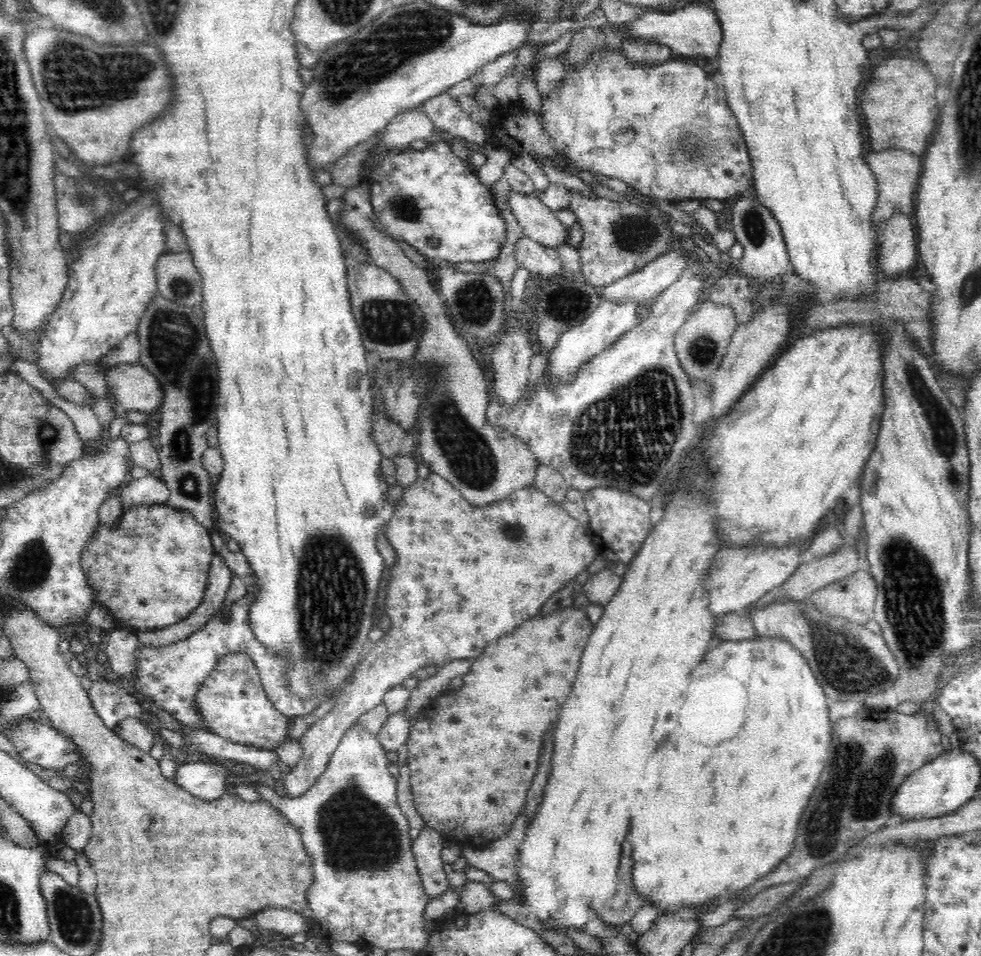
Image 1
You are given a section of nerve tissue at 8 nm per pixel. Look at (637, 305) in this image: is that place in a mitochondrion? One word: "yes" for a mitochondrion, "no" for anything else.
no

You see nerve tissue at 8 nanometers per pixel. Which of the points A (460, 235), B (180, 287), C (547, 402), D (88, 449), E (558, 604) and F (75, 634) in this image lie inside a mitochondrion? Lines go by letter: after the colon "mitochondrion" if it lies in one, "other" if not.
A: other
B: mitochondrion
C: other
D: other
E: other
F: other

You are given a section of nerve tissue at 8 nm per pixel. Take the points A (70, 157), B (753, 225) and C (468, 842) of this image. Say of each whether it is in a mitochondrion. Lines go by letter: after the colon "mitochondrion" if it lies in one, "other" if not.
A: other
B: mitochondrion
C: other

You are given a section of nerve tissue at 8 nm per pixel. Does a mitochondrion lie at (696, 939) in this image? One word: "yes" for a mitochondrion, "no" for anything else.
no

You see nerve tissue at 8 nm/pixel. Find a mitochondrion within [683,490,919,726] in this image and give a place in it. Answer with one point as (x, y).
(849, 667)

